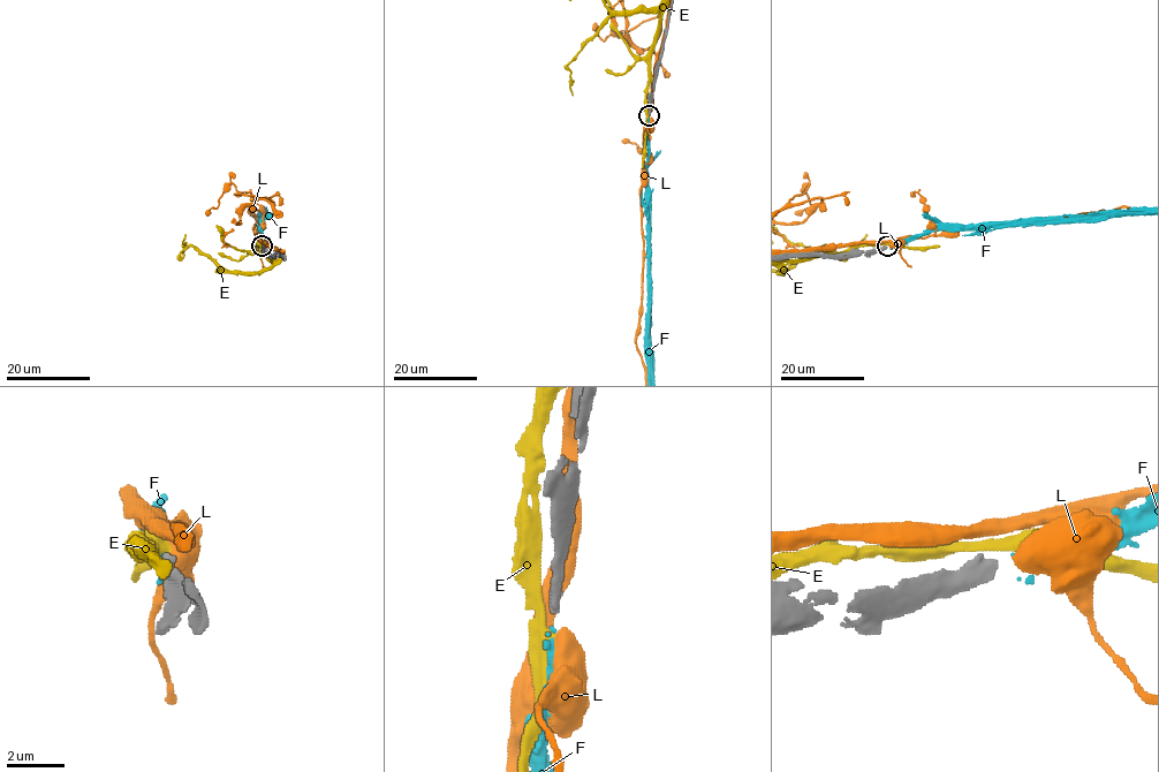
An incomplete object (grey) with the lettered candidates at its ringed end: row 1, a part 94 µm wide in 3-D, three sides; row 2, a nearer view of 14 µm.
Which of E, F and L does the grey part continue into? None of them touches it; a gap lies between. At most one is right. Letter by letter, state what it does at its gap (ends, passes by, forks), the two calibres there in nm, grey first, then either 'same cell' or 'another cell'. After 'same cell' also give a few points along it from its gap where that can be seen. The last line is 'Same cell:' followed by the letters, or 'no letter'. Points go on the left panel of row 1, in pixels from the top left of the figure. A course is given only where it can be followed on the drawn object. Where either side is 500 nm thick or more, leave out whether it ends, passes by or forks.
E: it passes by | 400/360 nm | another cell
F: it passes by | 400/120 nm | same cell
L: 400/600 nm | another cell
Same cell: F

